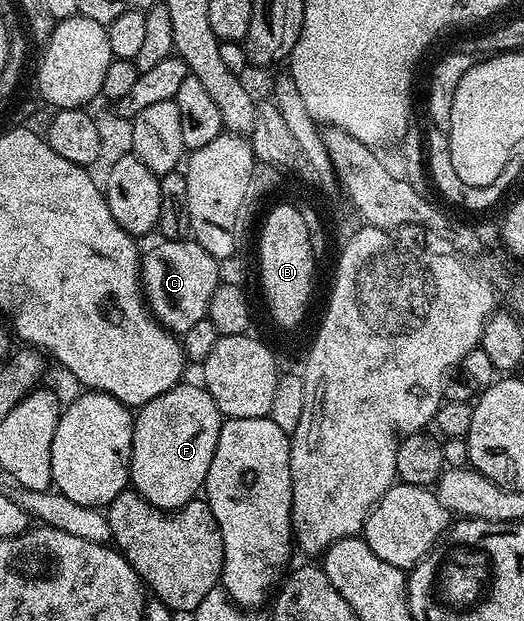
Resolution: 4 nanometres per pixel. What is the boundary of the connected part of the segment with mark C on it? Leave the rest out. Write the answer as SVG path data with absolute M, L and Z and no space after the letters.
M192 239L184 241L162 240L141 259L141 284L150 313L157 318L158 325L174 335L183 335L195 327L195 323L206 320L211 295L215 295L222 280L217 270L218 258L203 251L203 247Z

